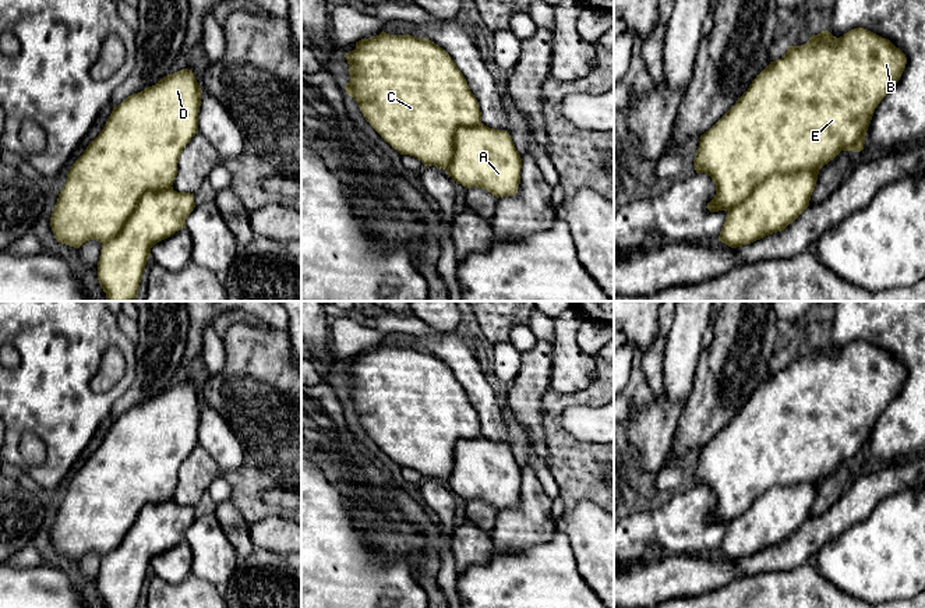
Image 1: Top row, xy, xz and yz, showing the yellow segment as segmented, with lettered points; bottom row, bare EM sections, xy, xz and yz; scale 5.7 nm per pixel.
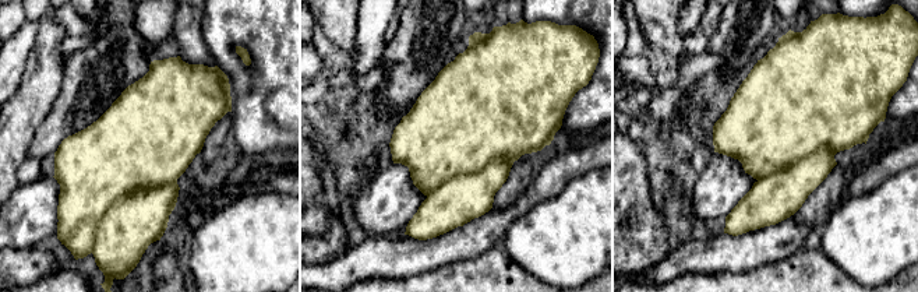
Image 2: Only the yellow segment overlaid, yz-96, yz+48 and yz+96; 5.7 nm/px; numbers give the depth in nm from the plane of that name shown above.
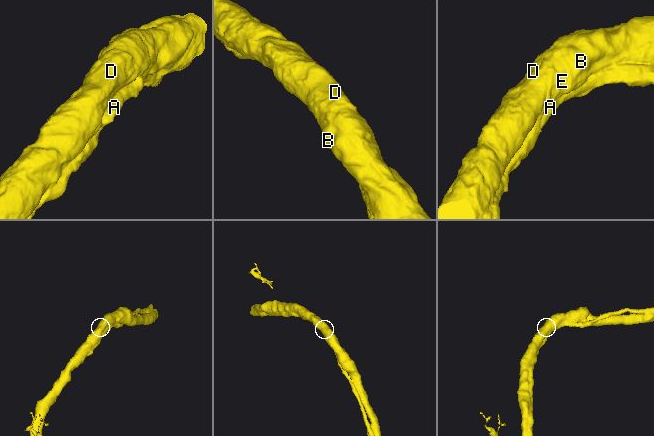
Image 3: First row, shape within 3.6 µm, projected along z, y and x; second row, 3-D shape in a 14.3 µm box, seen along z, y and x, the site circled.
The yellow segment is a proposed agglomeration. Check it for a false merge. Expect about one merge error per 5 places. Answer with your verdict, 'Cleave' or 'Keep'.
Keep

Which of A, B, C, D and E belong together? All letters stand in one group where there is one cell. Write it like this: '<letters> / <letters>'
A B C D E

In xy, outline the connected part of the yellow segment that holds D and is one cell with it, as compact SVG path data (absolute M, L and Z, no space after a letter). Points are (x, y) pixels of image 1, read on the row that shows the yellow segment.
M183 68L128 96L112 110L103 130L67 174L67 183L53 208L50 226L54 238L61 244L74 248L89 240L103 244L98 261L98 279L109 301L135 300L151 248L186 227L186 219L195 208L194 194L177 192L172 185L177 176L179 158L198 132L201 92L194 73Z

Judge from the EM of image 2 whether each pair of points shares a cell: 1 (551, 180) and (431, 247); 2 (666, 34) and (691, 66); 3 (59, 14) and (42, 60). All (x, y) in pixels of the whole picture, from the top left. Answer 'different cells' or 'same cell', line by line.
1: same cell
2: different cells
3: different cells

